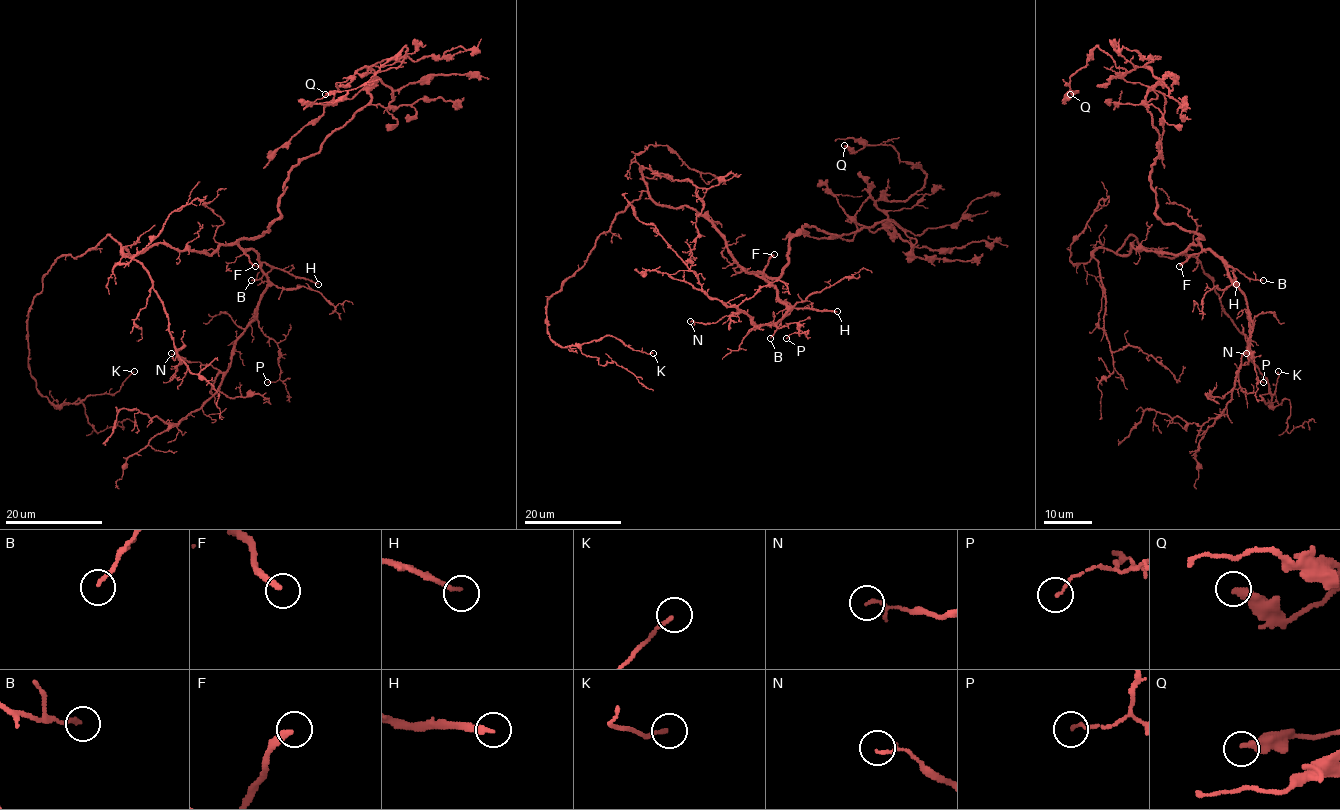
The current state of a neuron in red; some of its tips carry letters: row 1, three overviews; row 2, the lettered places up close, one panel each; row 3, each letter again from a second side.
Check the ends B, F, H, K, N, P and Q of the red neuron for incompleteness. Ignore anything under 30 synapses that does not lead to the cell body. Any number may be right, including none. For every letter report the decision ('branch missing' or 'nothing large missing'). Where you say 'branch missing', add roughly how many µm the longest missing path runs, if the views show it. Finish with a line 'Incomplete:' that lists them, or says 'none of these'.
B: nothing large missing
F: branch missing | 50 µm
H: branch missing | 60 µm
K: nothing large missing
N: nothing large missing
P: nothing large missing
Q: nothing large missing
Incomplete: F, H

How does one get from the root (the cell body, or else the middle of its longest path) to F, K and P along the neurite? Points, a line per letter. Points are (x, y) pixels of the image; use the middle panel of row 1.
F: (727, 250), (747, 271), (759, 276), (774, 254)
K: (727, 250), (694, 210), (659, 205), (643, 191), (547, 300), (547, 332), (562, 346), (613, 336), (653, 353)
P: (727, 250), (747, 271), (762, 276), (776, 290), (786, 307), (776, 326), (796, 322), (799, 330), (786, 338)

